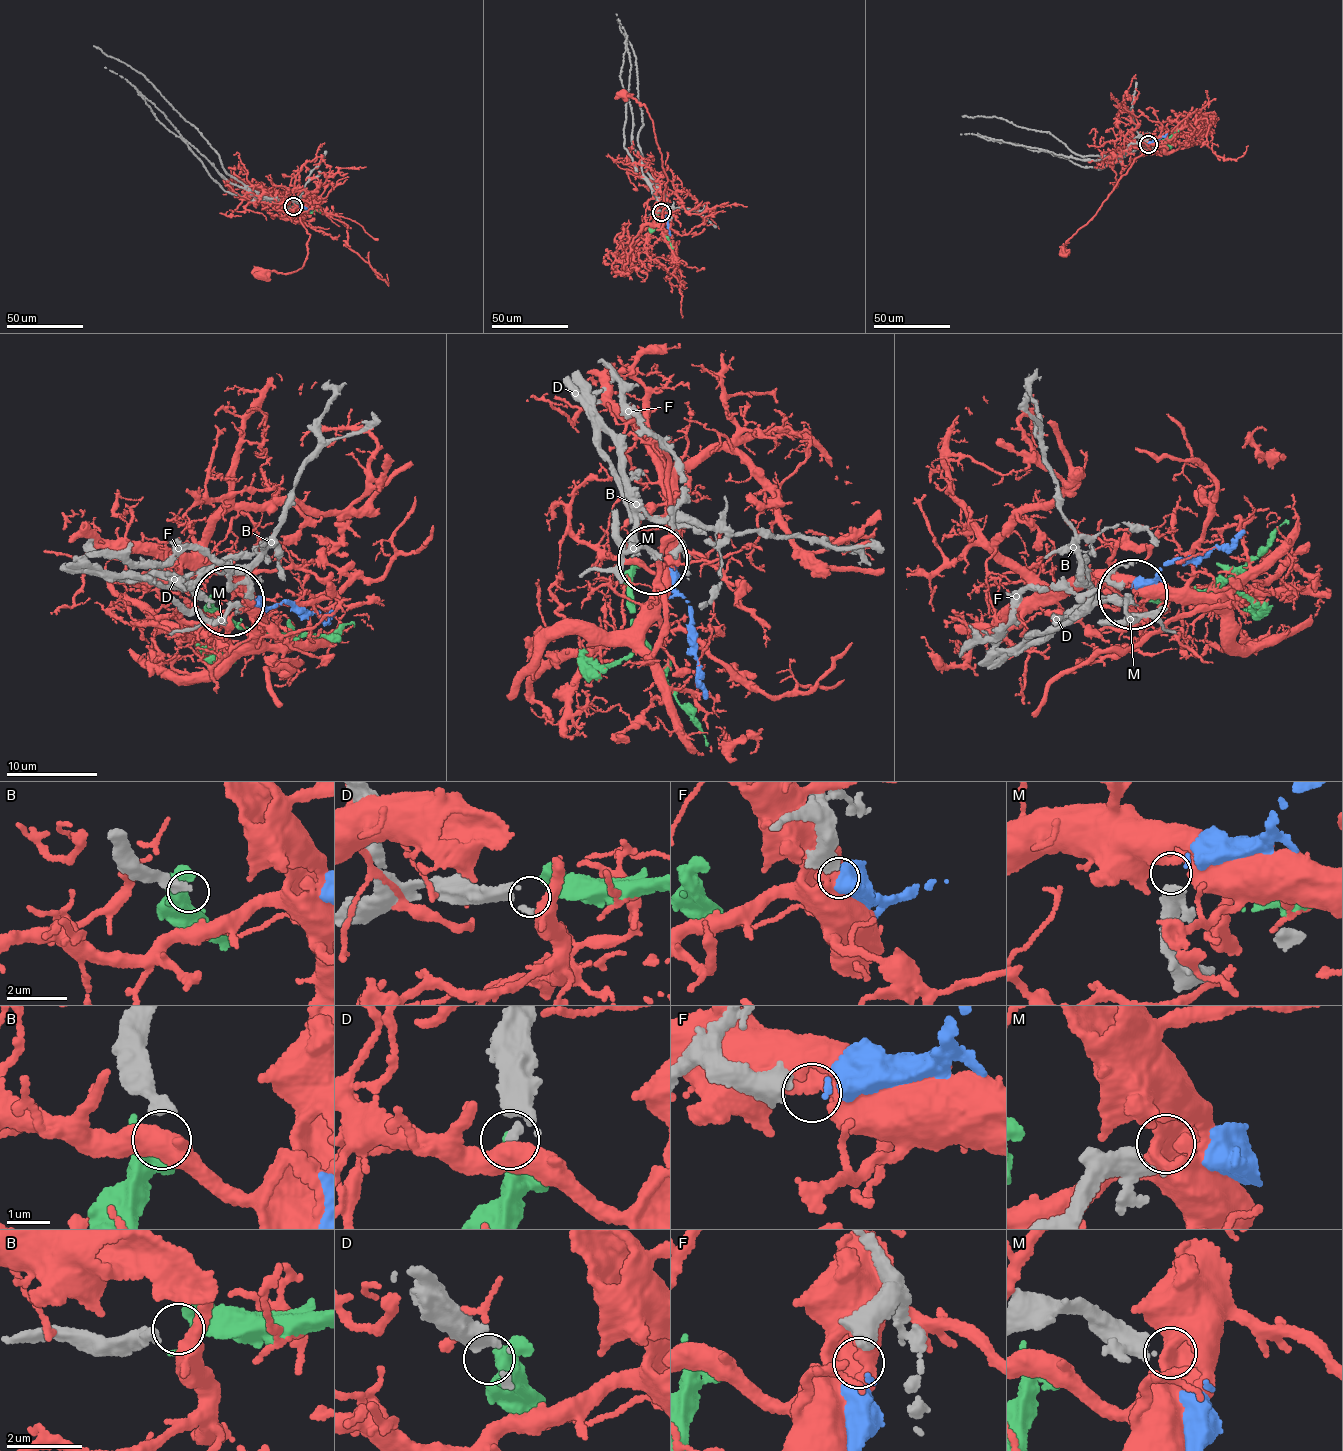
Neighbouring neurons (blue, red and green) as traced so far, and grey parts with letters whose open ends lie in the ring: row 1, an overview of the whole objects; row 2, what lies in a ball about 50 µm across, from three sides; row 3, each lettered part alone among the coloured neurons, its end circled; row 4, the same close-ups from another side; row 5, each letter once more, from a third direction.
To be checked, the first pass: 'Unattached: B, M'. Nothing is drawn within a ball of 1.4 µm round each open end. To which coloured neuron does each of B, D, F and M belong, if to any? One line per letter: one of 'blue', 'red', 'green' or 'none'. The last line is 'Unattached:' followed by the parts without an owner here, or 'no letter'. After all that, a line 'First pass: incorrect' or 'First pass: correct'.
B: none
D: green
F: blue
M: none
Unattached: B, M
First pass: correct

